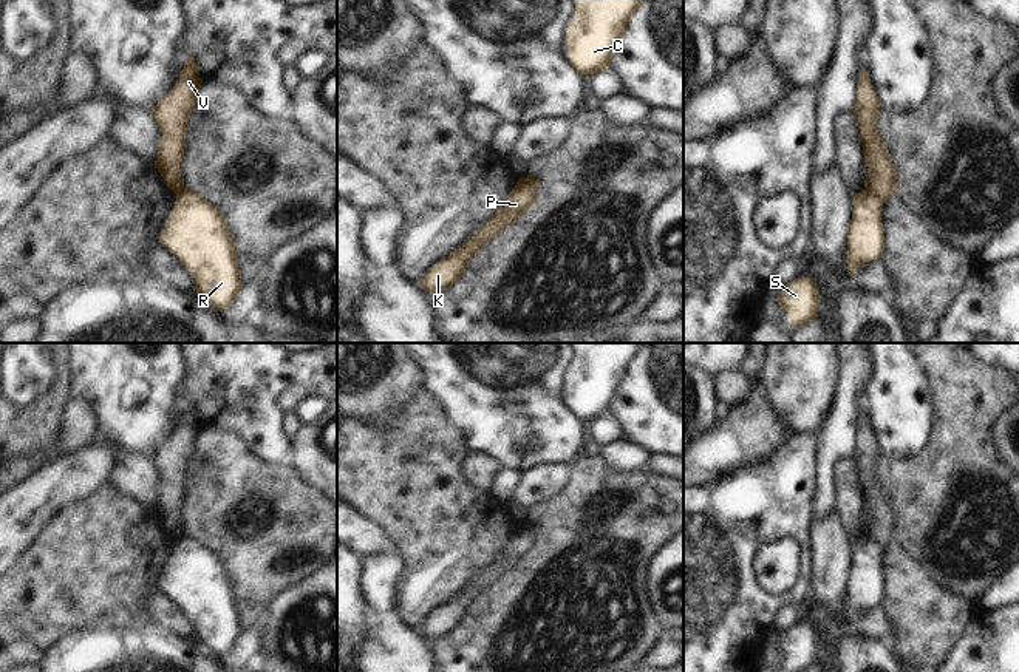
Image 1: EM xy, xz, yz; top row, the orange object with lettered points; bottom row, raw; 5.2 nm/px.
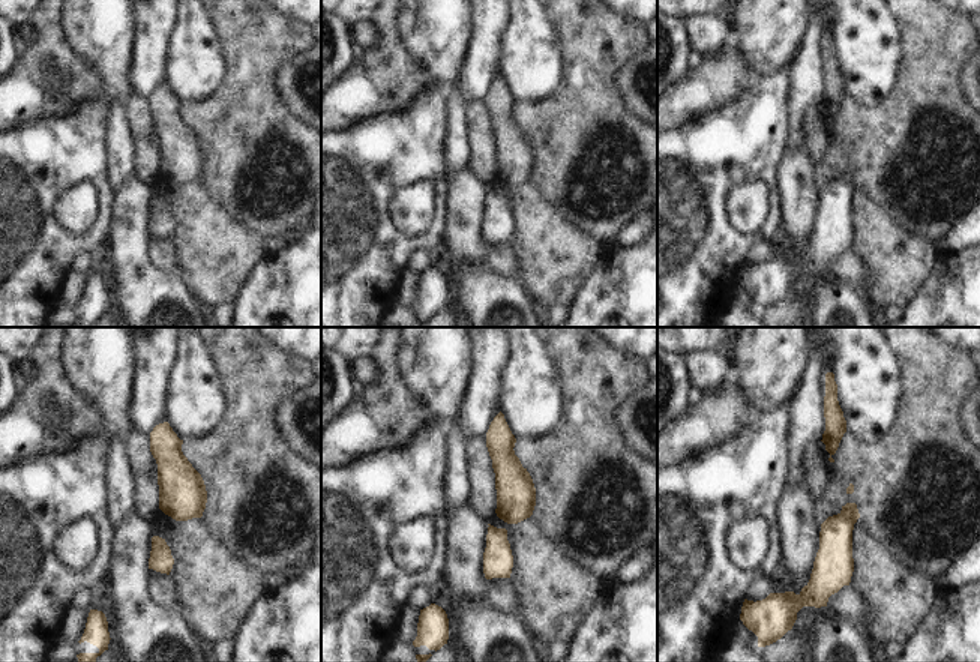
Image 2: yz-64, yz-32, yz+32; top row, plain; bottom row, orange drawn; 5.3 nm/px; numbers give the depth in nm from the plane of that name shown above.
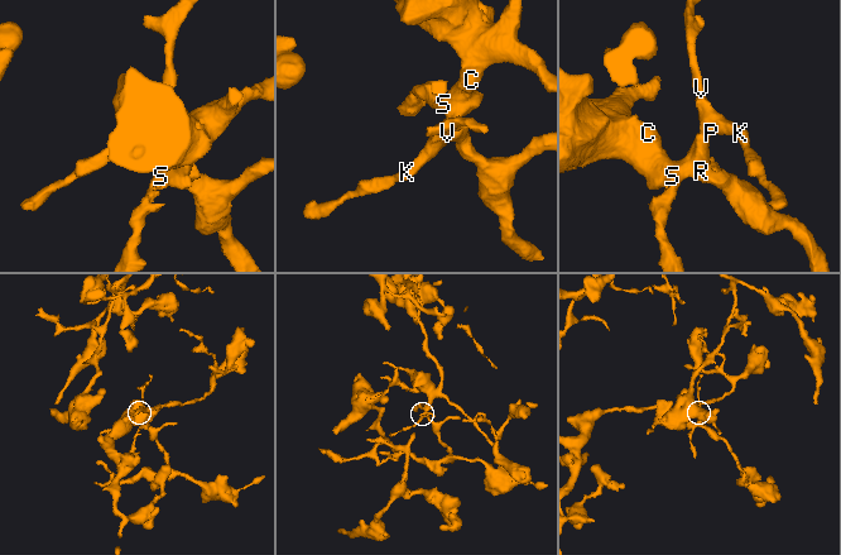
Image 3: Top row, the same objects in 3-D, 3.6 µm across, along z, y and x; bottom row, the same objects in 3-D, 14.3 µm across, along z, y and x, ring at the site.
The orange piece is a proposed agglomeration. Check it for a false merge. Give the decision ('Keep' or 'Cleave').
Cleave.

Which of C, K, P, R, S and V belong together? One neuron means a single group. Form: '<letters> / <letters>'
C R S / K P V

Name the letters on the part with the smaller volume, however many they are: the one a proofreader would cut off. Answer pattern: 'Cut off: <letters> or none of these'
Cut off: K, P, V

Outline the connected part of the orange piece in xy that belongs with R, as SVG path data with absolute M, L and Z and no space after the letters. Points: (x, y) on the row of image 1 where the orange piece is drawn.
M182 190L159 238L193 275L195 292L221 312L243 290L237 243L223 212L199 193Z

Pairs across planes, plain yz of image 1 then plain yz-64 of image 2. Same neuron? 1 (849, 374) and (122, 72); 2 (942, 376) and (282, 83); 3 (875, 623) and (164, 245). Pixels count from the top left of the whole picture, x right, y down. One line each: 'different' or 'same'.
1: different
2: different
3: same

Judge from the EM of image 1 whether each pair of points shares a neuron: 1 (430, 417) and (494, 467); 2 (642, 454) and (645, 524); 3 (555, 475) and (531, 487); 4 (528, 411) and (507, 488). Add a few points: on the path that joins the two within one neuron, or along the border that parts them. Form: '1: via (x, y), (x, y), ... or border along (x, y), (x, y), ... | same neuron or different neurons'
1: border along (472, 450), (466, 462), (466, 476), (478, 487) | different neurons
2: border along (606, 459), (623, 471), (647, 468) | different neurons
3: via (549, 481), (537, 487) | same neuron
4: border along (504, 468), (520, 468), (524, 473) | different neurons

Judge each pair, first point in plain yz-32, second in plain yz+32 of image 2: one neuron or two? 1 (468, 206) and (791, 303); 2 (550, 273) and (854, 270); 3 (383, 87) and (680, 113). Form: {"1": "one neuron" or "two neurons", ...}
{"1": "two neurons", "2": "two neurons", "3": "one neuron"}

